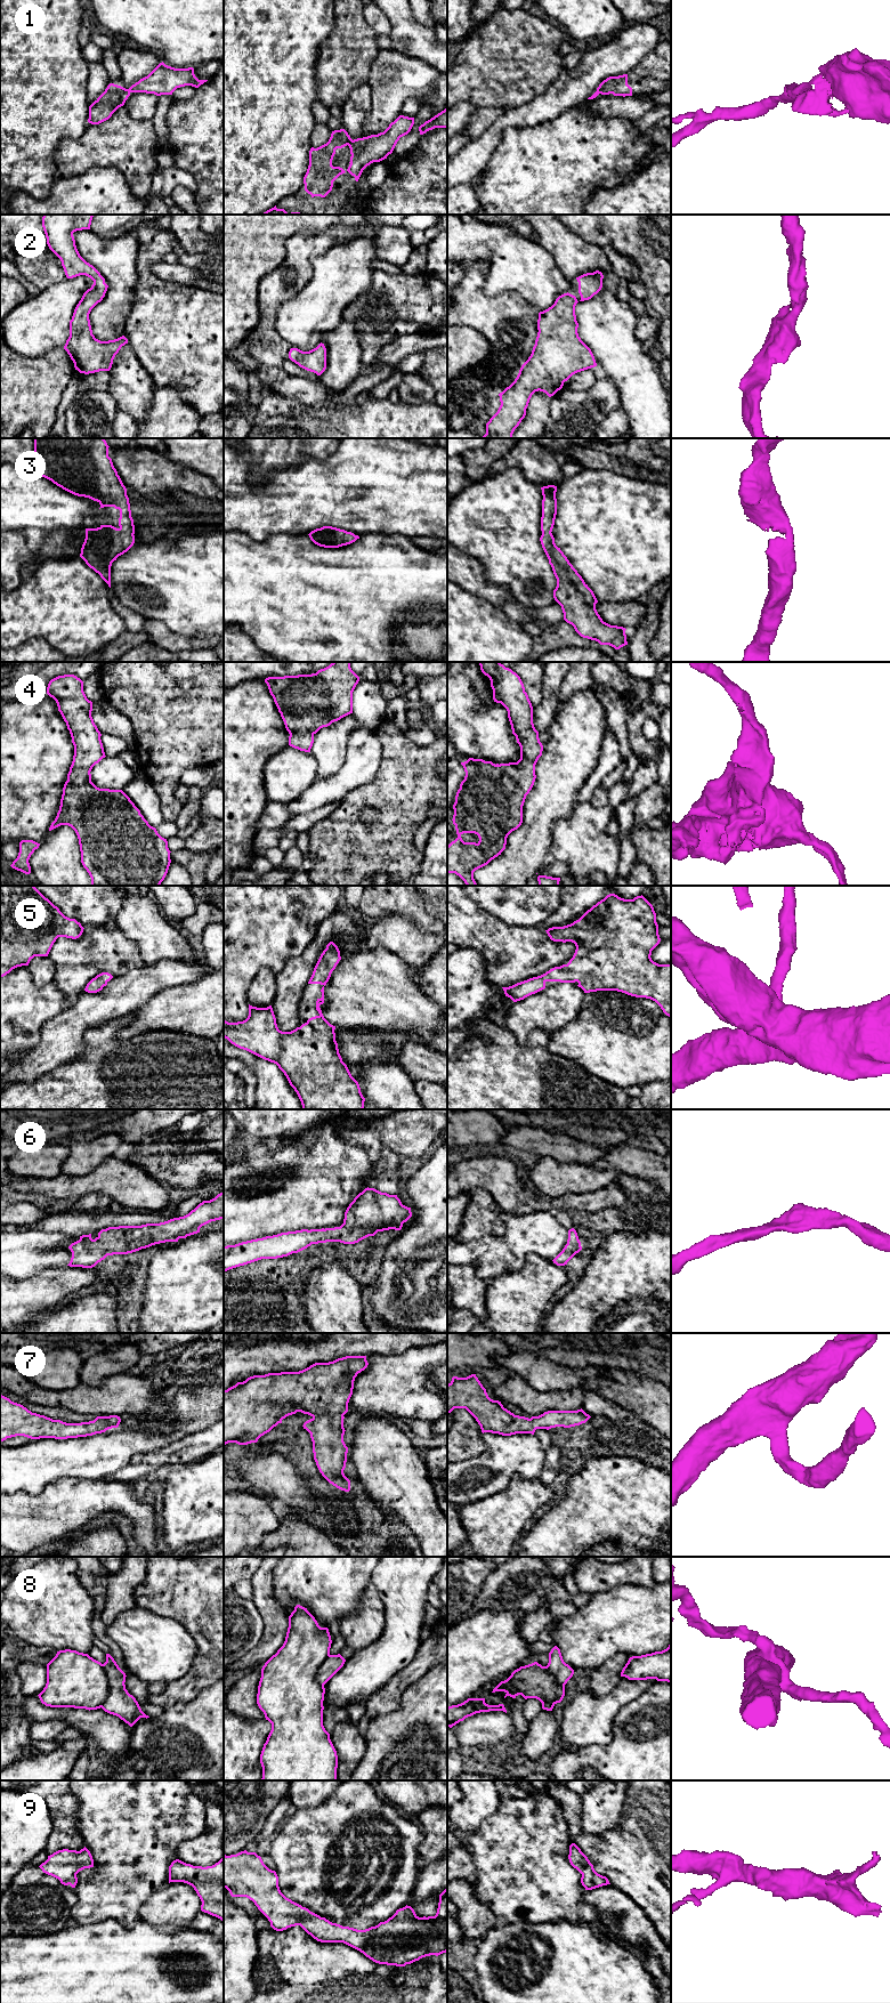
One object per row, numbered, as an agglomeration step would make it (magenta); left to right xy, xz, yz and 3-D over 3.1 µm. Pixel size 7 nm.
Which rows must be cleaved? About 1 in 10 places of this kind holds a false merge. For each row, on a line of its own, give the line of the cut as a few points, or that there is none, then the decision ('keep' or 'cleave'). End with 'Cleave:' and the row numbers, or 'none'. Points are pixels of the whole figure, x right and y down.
1: no cut; keep
2: no cut; keep
3: no cut; keep
4: no cut; keep
5: no cut; keep
6: no cut; keep
7: no cut; keep
8: no cut; keep
9: no cut; keep
Cleave: none

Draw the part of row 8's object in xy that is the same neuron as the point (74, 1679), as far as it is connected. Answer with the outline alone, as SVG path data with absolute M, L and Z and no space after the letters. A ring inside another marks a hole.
M59 1650L47 1664L47 1683L38 1696L50 1707L102 1707L132 1727L140 1718L149 1717L126 1689L126 1677L110 1654L102 1664L88 1654Z

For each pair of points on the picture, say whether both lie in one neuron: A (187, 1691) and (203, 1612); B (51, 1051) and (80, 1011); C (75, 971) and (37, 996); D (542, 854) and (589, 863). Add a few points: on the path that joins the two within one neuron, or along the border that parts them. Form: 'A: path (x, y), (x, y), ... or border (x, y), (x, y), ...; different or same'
A: path (203, 1672), (205, 1670), (205, 1631); same
B: path (61, 1041), (75, 1022); same
C: border (53, 980), (71, 1004); different
D: border (552, 829), (550, 858); different

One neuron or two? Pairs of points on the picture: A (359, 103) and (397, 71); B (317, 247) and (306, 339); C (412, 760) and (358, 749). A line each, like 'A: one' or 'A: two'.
A: two
B: two
C: two

